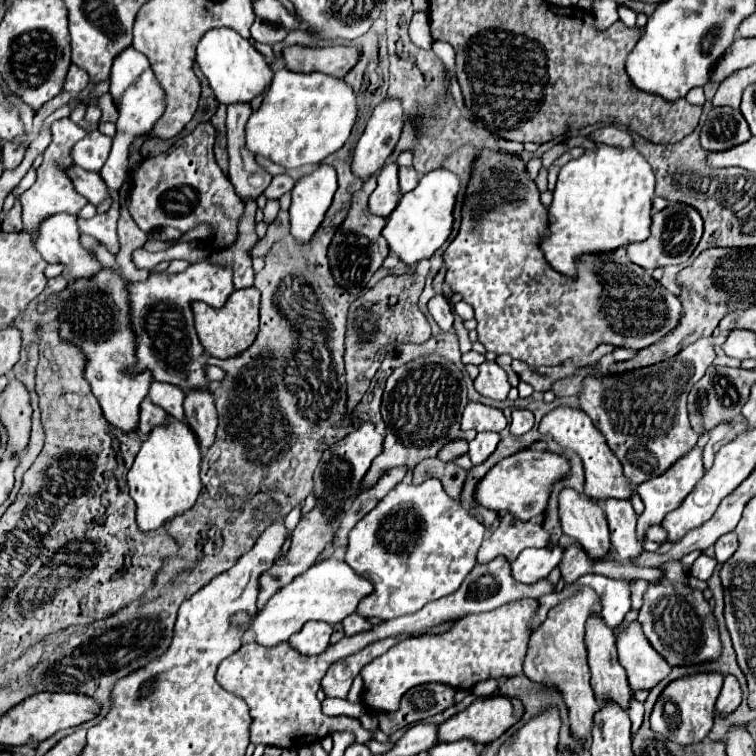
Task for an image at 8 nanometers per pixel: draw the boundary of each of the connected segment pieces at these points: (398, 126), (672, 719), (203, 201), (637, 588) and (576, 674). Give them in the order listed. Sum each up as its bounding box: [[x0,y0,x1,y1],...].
[[351,99,403,181],[651,673,723,745],[129,123,245,249],[631,581,647,611],[523,587,601,741]]

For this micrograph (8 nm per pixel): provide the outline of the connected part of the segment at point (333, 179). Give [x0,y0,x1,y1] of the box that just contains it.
[289,165,337,245]

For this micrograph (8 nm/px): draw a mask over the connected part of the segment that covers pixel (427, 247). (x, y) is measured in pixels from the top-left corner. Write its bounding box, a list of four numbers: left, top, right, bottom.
[383,169,459,265]

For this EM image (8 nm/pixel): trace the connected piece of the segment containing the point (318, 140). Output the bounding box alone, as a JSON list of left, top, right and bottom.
[247,69,357,171]

